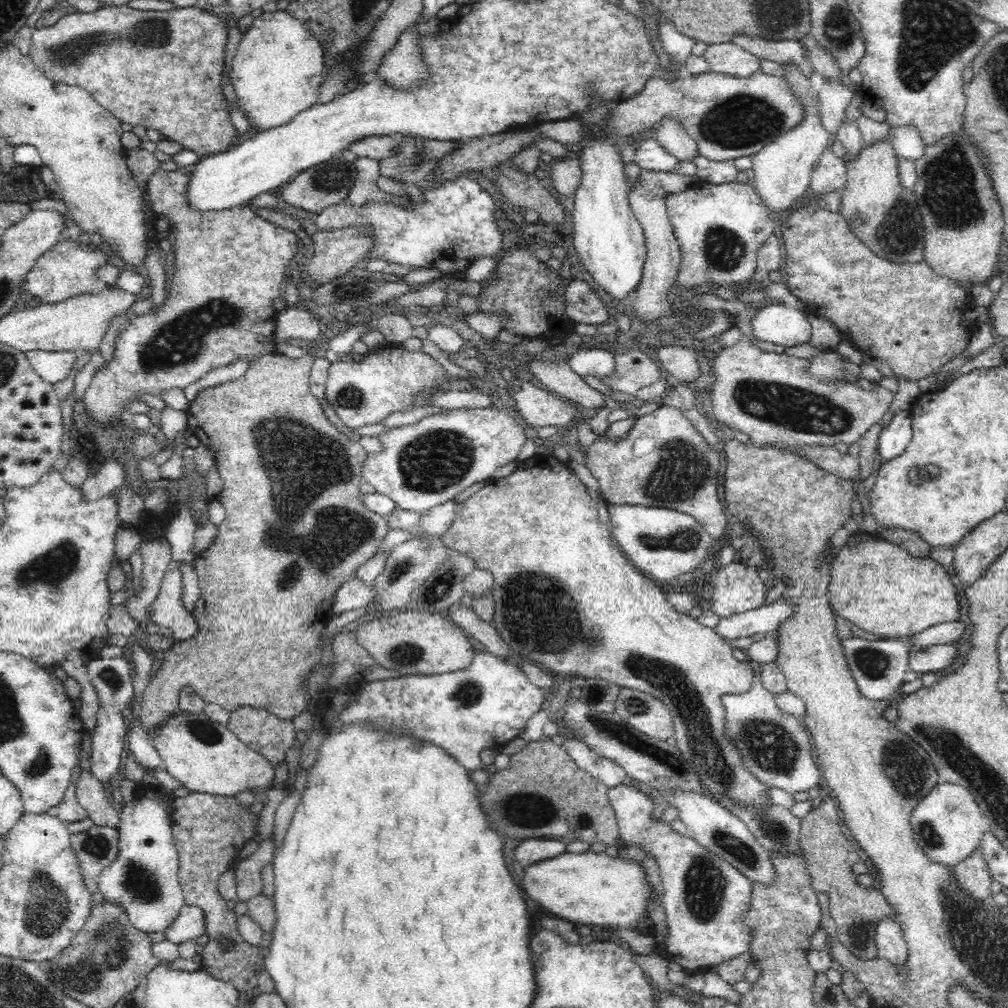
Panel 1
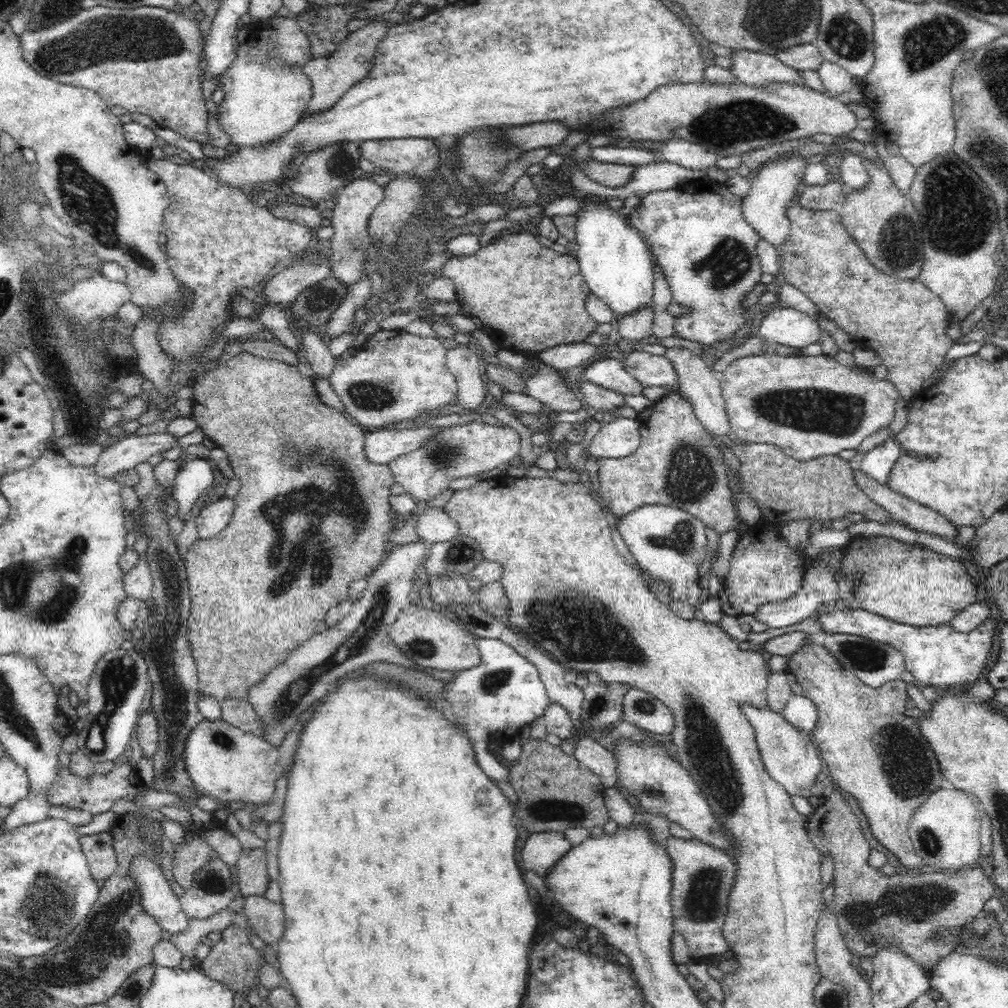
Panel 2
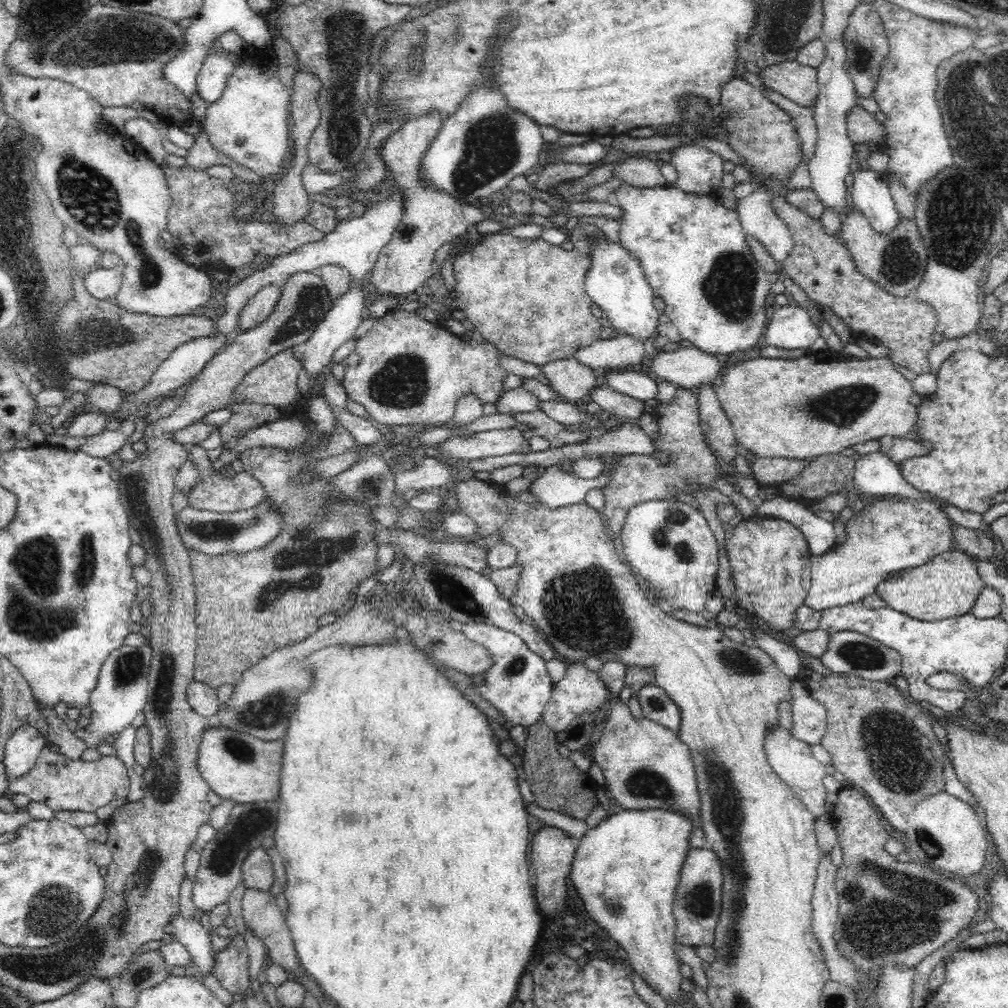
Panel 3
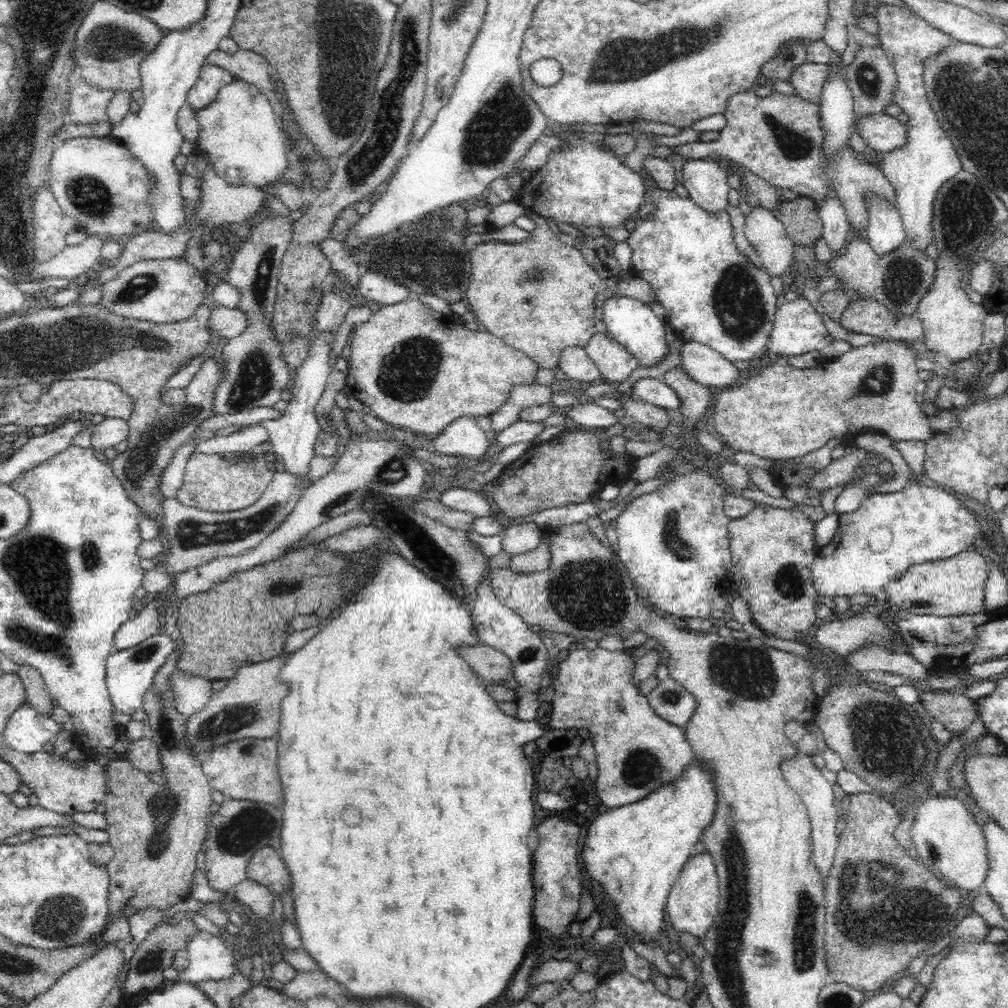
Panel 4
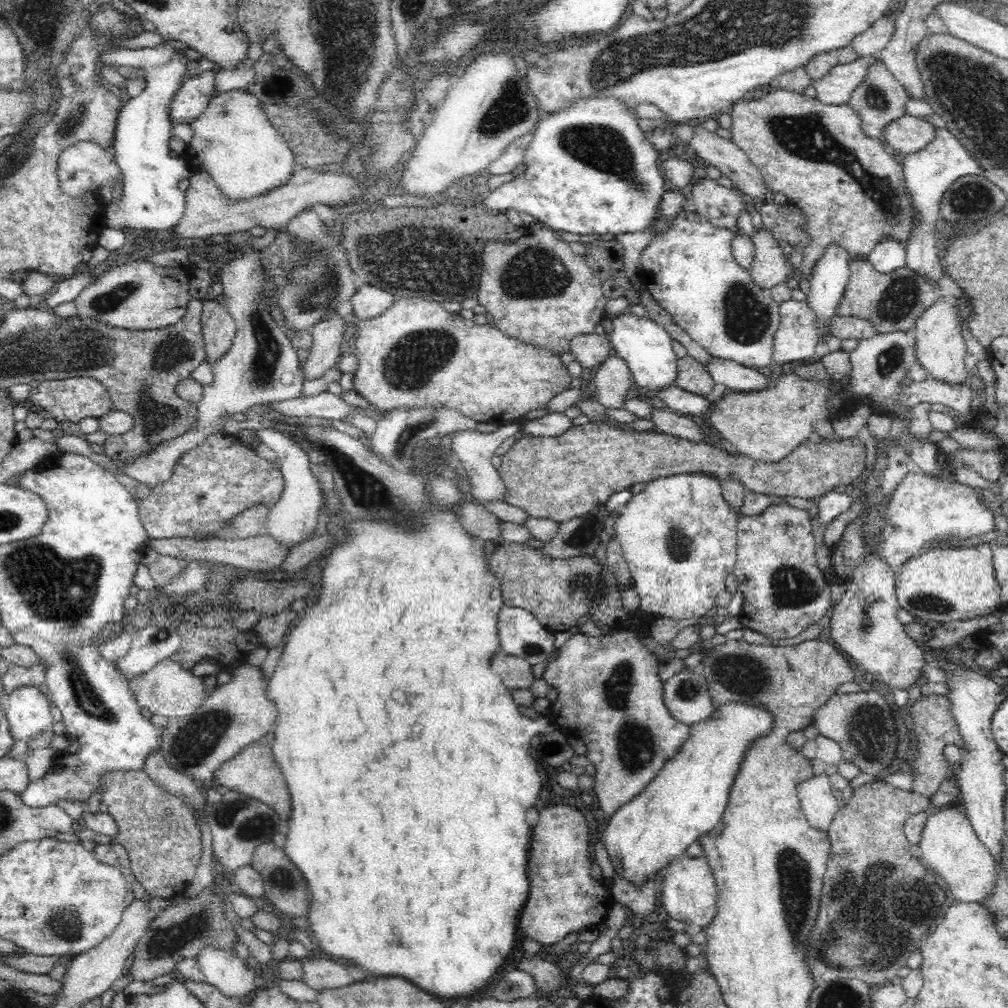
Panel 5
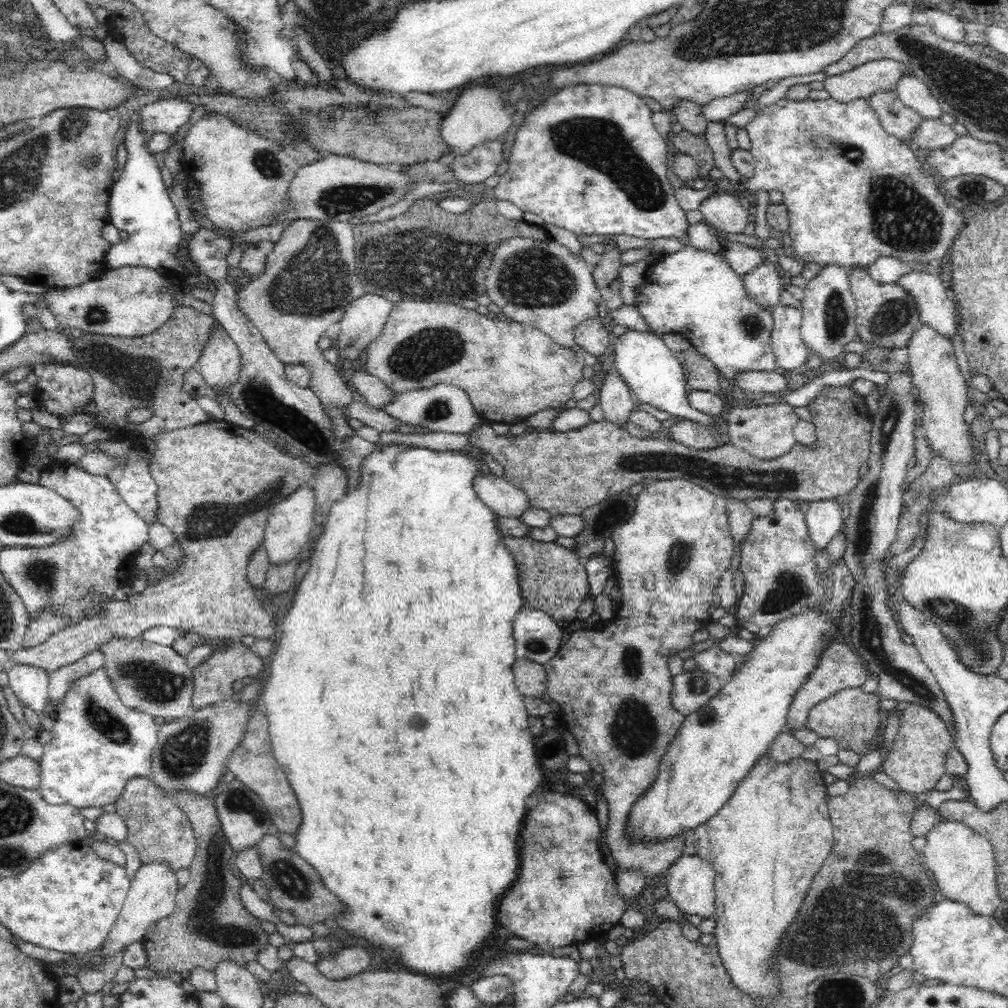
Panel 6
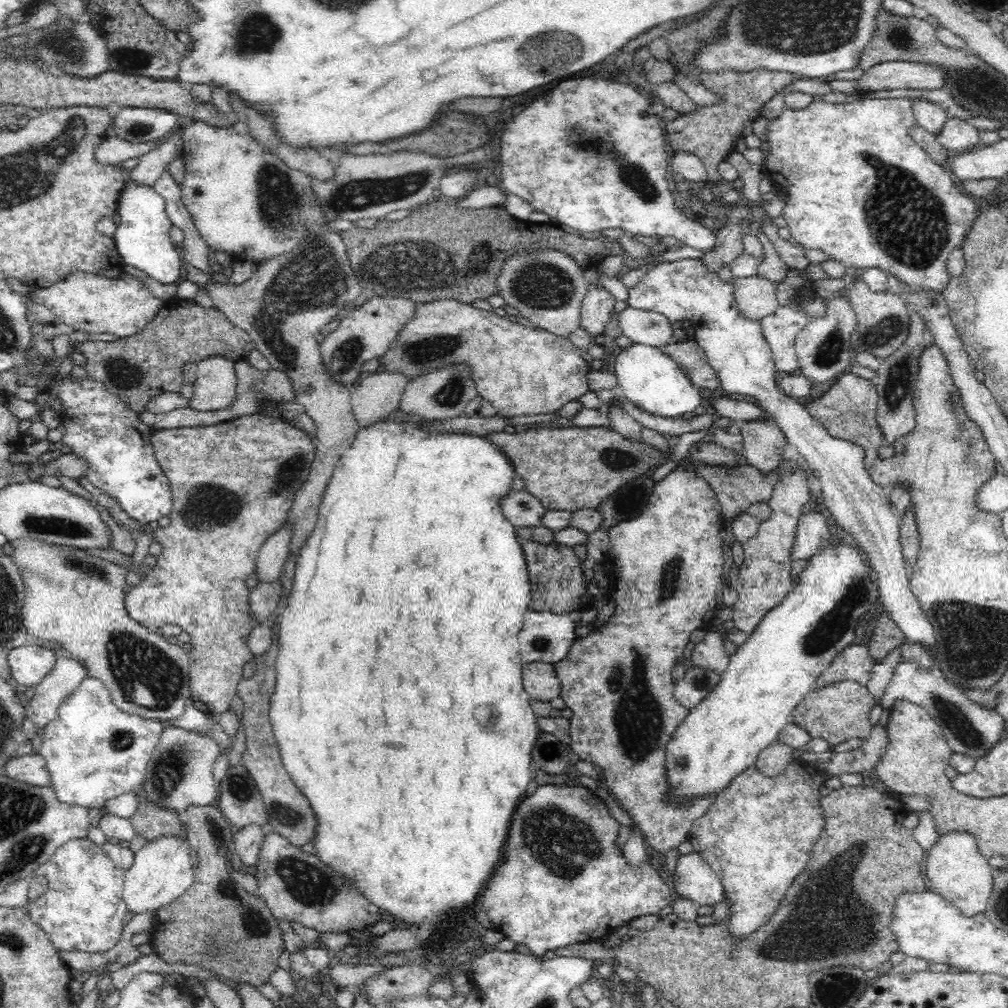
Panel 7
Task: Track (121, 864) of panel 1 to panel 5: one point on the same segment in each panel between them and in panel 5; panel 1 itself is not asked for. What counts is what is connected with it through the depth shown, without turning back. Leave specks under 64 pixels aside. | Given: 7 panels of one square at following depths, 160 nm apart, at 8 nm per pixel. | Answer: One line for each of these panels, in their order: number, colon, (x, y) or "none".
2: (158, 899)
3: (195, 938)
4: (210, 958)
5: (225, 970)

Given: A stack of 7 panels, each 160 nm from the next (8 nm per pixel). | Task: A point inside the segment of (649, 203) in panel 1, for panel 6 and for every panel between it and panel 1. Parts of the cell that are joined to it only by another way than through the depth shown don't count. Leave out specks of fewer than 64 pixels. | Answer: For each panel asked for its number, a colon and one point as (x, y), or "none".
2: (638, 324)
3: (622, 350)
4: (615, 363)
5: (613, 377)
6: (617, 400)

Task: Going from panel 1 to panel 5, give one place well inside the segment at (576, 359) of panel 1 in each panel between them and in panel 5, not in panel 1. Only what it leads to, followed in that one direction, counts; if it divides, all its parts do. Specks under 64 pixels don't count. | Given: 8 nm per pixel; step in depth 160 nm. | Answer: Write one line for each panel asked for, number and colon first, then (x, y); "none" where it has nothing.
2: (608, 372)
3: (642, 387)
4: (649, 390)
5: (679, 401)

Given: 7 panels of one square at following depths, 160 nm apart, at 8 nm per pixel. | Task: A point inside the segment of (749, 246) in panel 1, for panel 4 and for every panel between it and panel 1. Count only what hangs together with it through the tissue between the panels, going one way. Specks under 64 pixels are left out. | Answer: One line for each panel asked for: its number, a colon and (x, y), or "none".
2: (707, 251)
3: (694, 253)
4: (712, 294)

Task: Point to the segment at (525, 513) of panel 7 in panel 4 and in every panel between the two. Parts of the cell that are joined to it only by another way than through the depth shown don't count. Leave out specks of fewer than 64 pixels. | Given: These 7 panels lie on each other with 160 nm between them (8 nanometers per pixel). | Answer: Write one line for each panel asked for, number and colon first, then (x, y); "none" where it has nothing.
4: (463, 438)
5: (474, 450)
6: (505, 499)

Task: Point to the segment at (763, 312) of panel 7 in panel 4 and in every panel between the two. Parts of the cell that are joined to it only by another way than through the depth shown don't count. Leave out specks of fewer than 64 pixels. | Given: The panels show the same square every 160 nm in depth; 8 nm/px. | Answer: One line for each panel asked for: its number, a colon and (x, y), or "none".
4: (775, 248)
5: (769, 268)
6: (762, 283)

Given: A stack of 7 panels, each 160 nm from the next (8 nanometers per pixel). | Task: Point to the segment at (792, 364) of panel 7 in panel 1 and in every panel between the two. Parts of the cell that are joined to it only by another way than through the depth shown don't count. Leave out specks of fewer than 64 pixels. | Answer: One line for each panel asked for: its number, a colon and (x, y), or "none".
1: (776, 323)
2: (789, 327)
3: (790, 327)
4: (797, 329)
5: (796, 337)
6: (790, 352)

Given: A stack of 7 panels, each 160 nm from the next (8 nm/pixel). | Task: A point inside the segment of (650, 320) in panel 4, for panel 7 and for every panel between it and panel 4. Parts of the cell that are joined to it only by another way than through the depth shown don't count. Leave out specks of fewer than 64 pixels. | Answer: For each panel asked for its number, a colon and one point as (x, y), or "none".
5: (646, 347)
6: (652, 372)
7: (652, 381)

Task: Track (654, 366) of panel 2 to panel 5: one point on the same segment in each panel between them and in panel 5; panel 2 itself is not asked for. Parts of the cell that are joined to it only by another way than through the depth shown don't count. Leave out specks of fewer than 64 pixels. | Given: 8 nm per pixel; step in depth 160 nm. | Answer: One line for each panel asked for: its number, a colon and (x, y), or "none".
3: (686, 367)
4: (703, 364)
5: (724, 371)

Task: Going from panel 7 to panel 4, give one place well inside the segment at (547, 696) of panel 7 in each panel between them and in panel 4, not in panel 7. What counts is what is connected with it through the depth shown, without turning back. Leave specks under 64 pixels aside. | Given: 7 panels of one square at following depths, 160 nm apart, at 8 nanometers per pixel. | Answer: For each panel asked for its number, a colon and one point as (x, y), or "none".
4: (490, 665)
5: (515, 673)
6: (530, 678)

